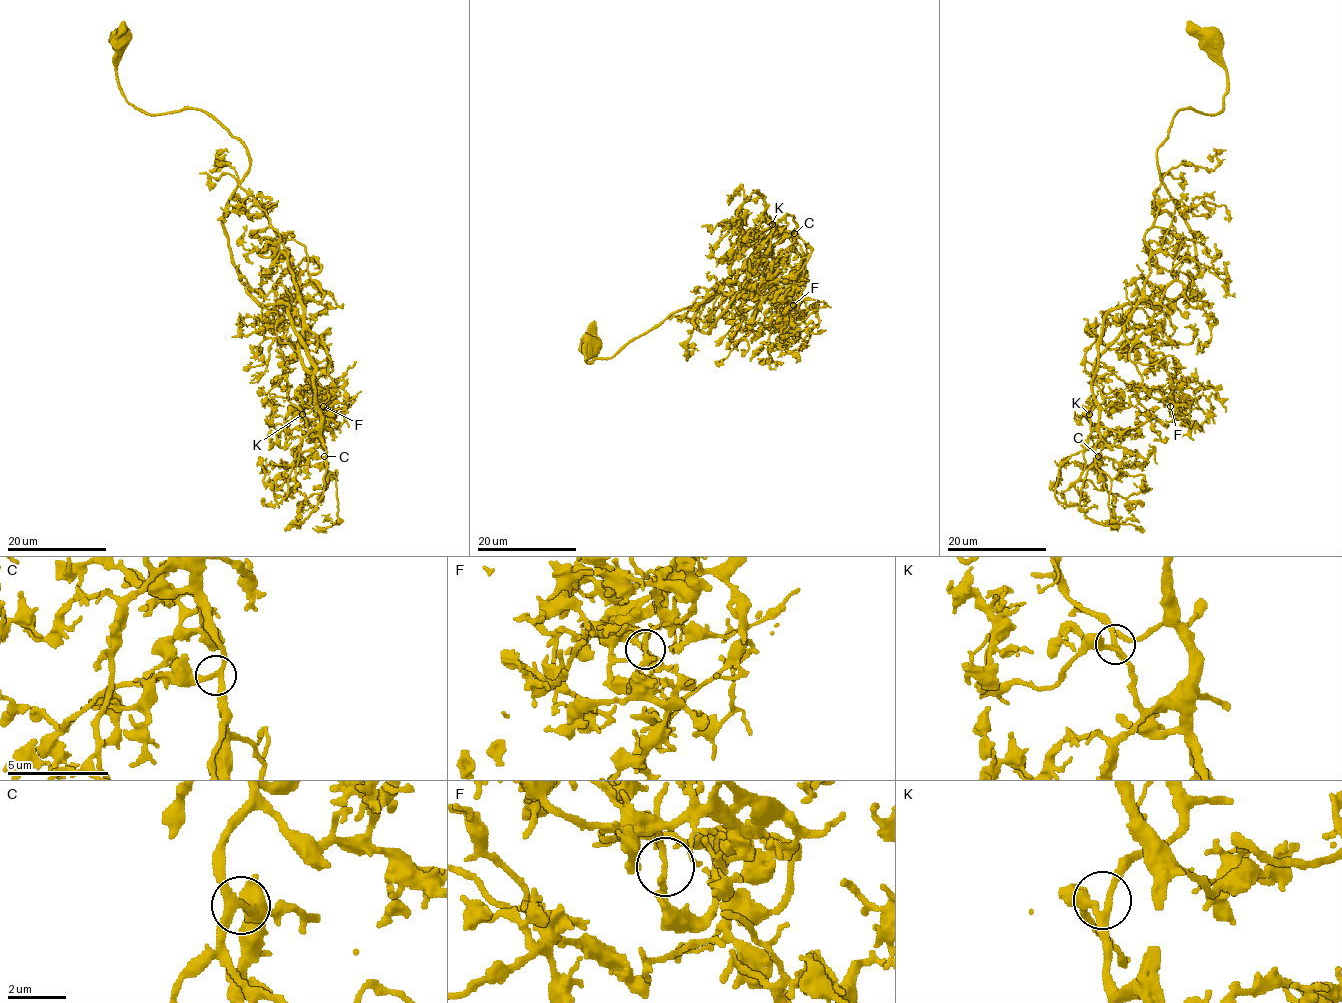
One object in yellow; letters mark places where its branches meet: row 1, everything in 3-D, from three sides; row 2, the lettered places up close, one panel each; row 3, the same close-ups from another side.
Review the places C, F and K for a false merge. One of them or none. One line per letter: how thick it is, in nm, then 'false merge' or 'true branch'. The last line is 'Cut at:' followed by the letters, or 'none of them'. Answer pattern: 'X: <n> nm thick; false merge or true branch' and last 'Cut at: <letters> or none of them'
C: 240 nm thick; true branch
F: 220 nm thick; false merge
K: 240 nm thick; true branch
Cut at: F

